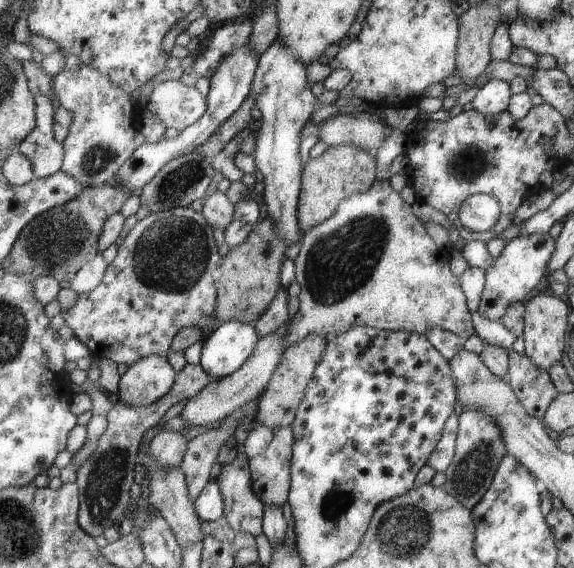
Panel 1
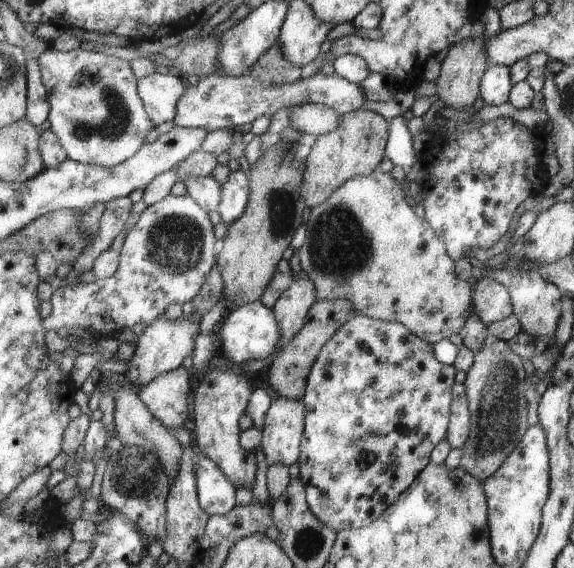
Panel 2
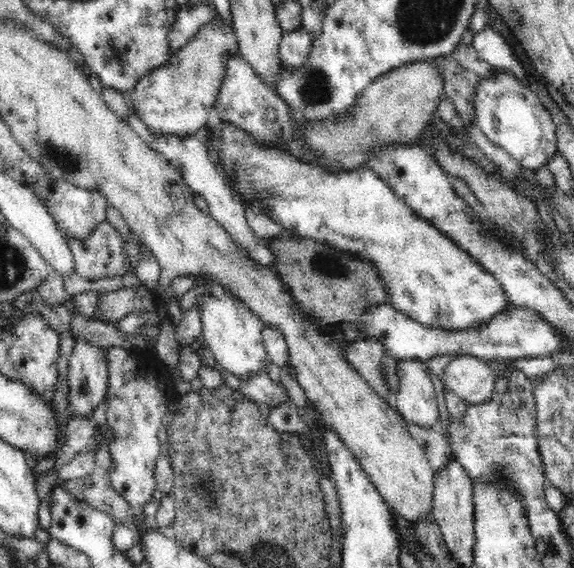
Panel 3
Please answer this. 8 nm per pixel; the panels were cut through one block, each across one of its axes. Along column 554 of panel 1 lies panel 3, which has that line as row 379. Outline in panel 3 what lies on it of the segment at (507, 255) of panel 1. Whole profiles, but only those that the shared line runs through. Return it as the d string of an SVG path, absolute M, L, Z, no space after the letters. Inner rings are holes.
M224 294L204 295L198 299L196 306L199 306L203 313L204 342L210 347L218 367L234 374L241 382L248 382L258 374L268 372L272 362L262 338L265 327L260 323L260 319L252 315L244 305L228 299L228 295Z

